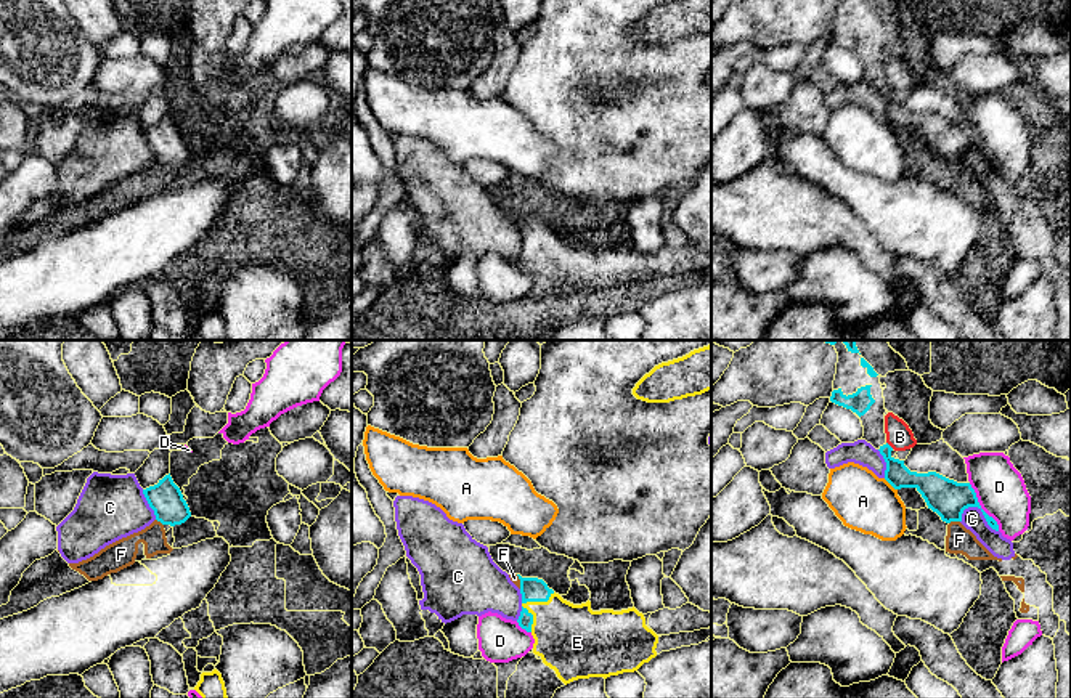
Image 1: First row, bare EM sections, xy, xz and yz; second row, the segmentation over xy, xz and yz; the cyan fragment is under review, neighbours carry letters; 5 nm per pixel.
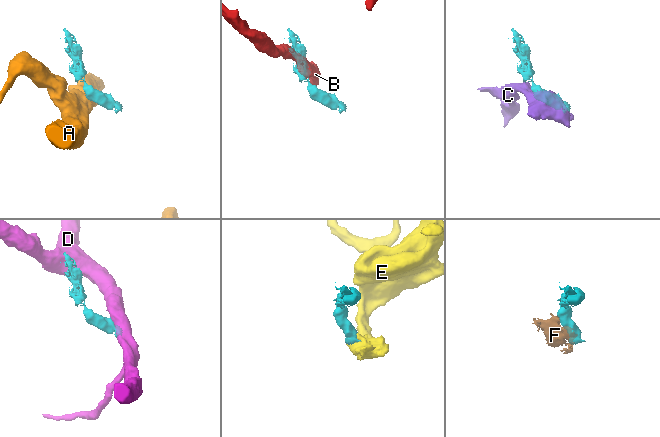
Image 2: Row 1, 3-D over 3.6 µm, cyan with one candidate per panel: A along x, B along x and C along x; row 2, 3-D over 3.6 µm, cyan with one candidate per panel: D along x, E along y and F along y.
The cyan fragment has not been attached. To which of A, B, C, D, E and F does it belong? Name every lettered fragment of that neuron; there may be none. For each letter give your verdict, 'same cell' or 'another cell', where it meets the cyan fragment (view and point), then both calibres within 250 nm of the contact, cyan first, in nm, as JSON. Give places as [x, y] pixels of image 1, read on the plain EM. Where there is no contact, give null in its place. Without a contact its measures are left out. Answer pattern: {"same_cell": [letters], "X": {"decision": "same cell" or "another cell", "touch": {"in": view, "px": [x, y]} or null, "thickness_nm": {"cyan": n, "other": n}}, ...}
{"same_cell": ["E"], "A": {"decision": "another cell", "touch": {"in": "yz", "px": [890, 124]}, "thickness_nm": {"cyan": 160, "other": 280}}, "B": {"decision": "another cell", "touch": {"in": "yz", "px": [888, 85]}, "thickness_nm": {"cyan": 120, "other": 140}}, "C": {"decision": "another cell", "touch": {"in": "yz", "px": [983, 154]}, "thickness_nm": {"cyan": 190, "other": 110}}, "D": {"decision": "another cell", "touch": {"in": "yz", "px": [980, 148]}, "thickness_nm": {"cyan": 190, "other": 240}}, "E": {"decision": "same cell", "touch": {"in": "xz", "px": [525, 243]}, "thickness_nm": {"cyan": 120, "other": 300}}, "F": {"decision": "another cell", "touch": {"in": "yz", "px": [954, 161]}, "thickness_nm": {"cyan": 190, "other": 140}}}

